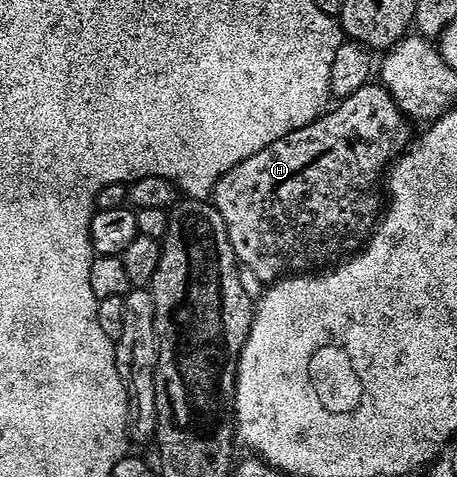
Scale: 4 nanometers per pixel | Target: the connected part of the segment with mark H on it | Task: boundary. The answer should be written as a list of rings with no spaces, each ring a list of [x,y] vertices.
[[[379,84],[363,86],[358,88],[358,92],[350,92],[350,96],[339,99],[335,105],[308,126],[298,128],[294,132],[274,140],[274,144],[266,144],[266,148],[262,148],[262,152],[254,152],[254,156],[242,160],[234,168],[230,168],[230,172],[226,172],[220,177],[218,184],[212,189],[210,201],[228,228],[229,242],[233,246],[239,265],[250,268],[250,272],[254,272],[254,276],[258,276],[260,281],[265,284],[295,275],[303,267],[300,266],[303,262],[336,264],[355,254],[367,242],[369,234],[372,233],[382,213],[382,179],[385,177],[386,167],[393,159],[403,154],[413,141],[414,133],[412,134],[411,128],[408,127],[411,126],[409,119],[405,118],[404,113],[397,108],[396,101],[392,99],[385,86]]]

